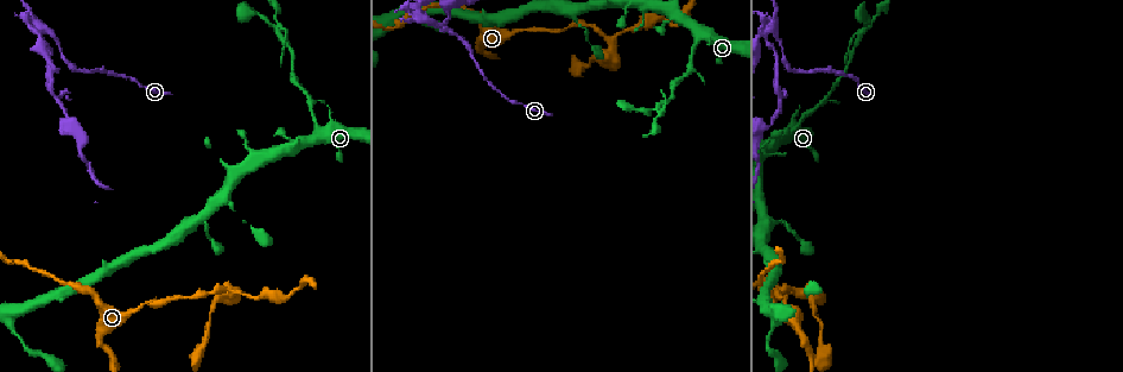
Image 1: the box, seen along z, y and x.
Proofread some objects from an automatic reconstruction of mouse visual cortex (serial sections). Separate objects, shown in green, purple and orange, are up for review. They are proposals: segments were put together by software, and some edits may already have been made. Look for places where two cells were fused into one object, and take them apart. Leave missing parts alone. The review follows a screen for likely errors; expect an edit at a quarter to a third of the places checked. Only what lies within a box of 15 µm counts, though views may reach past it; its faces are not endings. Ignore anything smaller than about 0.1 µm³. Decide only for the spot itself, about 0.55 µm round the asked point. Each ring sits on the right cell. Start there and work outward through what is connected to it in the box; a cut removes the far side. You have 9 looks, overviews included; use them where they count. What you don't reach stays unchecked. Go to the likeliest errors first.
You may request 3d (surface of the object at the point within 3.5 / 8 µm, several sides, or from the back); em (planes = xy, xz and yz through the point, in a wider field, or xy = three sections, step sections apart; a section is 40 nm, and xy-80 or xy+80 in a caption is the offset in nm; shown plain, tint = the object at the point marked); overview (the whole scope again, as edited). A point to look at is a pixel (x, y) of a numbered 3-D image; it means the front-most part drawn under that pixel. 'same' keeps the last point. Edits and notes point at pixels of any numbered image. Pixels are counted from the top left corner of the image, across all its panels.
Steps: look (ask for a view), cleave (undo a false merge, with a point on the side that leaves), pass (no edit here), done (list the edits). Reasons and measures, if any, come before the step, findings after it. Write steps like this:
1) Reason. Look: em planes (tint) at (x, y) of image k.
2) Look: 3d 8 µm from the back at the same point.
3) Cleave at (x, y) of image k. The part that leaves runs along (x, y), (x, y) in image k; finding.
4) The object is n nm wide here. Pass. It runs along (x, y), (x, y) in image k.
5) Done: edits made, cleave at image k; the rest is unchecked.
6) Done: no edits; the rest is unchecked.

Sharp bend. Look: 3d 3.5 µm at (773, 30) of image 1.

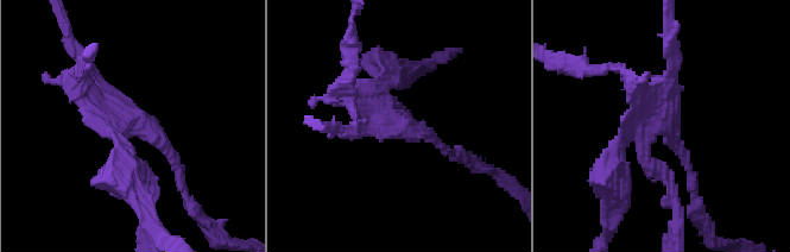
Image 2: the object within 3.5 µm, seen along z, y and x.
Shape alone is not enough. Look: em xy step 3 (tint) at (660, 121) of image 2.

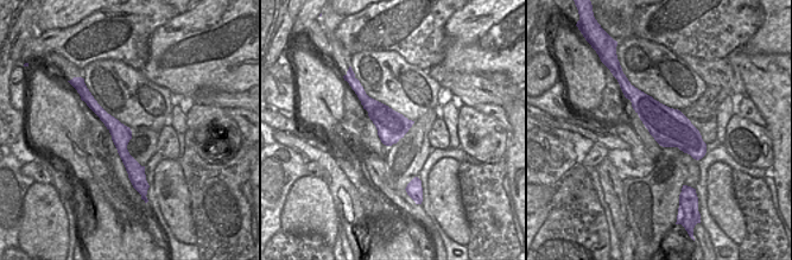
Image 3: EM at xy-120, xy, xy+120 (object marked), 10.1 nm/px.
Cleave at (633, 84) of image 2. The part that leaves runs along (668, 121), (643, 151), (674, 202) in image 2; a second cell is stuck on.

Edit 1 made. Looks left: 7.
Sudden change in width. Look: 3d 8 µm at (315, 127) of image 1.

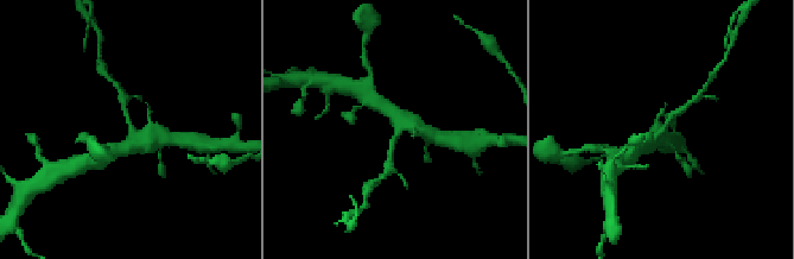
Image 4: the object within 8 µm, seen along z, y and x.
The arms are 150, 500 nm wide. Look: em xy step 5 (tint) at (131, 130) of image 4.

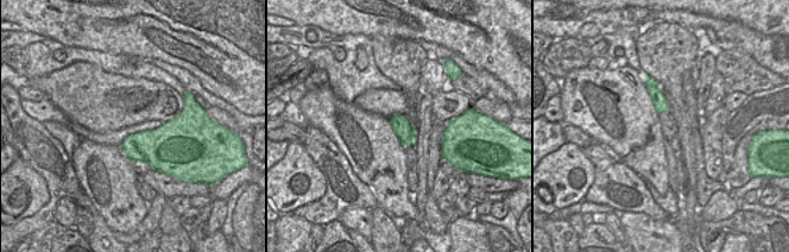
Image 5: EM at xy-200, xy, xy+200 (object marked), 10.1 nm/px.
The object is 180 nm wide here. Pass. It runs along (153, 139), (140, 141), (124, 107) in image 4; one cell here.

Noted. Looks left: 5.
Look: 3d 3.5 µm at (277, 32) of image 1.

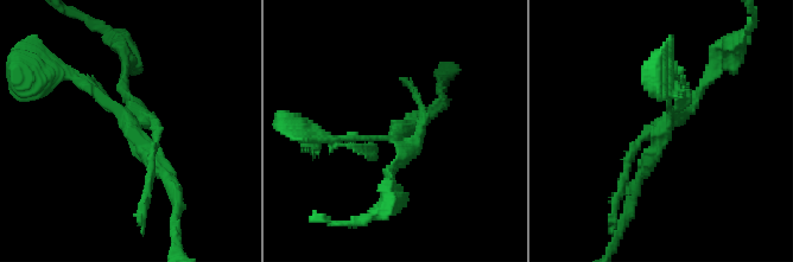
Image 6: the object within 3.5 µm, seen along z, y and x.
Look: em xy step 3 (tint) at (138, 132) of image 6.

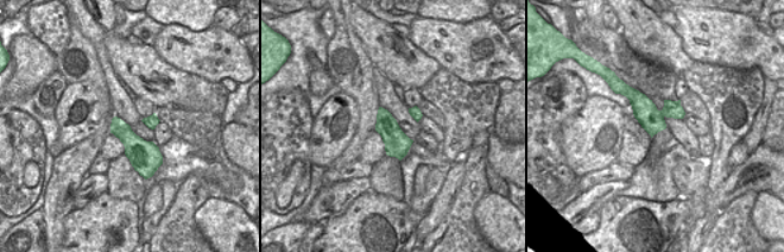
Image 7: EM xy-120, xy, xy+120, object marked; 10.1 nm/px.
Cleave at (625, 176) of image 6. The part that leaves runs along (143, 121), (124, 93), (127, 49), (116, 38) in image 6; two cells meet here.

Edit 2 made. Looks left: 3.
Narrows sharply. Look: 3d 3.5 µm from the back at (148, 304) of image 1.

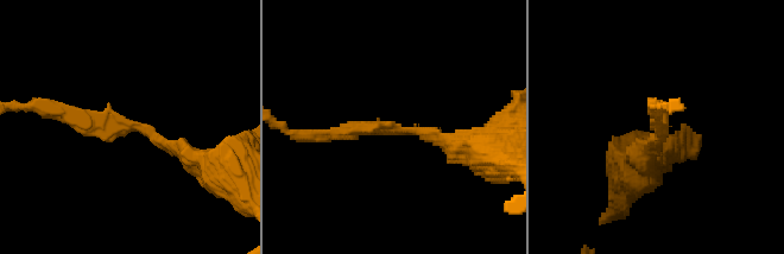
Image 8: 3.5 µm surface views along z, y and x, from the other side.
The arms are 250, 250 nm wide. Look: em planes (tint) at (400, 130) of image 8.

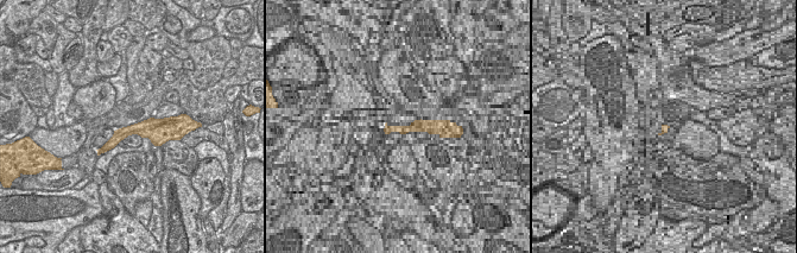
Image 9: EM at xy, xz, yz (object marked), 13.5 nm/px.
Pass. It runs along (170, 125), (126, 131), (106, 147) in image 9; continuous, no second cell.

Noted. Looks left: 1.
Done: edits made, cleave at image 2, cleave at image 6; the rest is unchecked.

